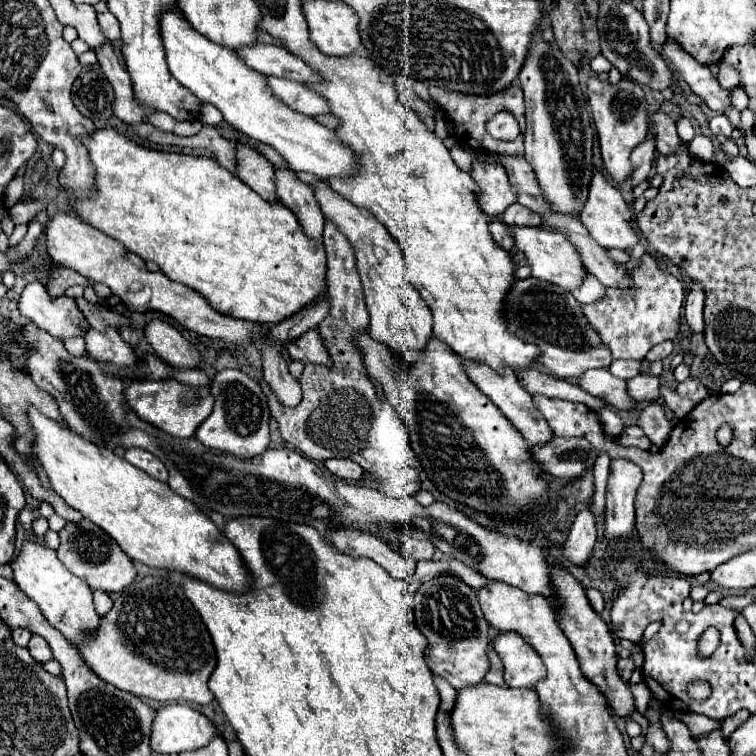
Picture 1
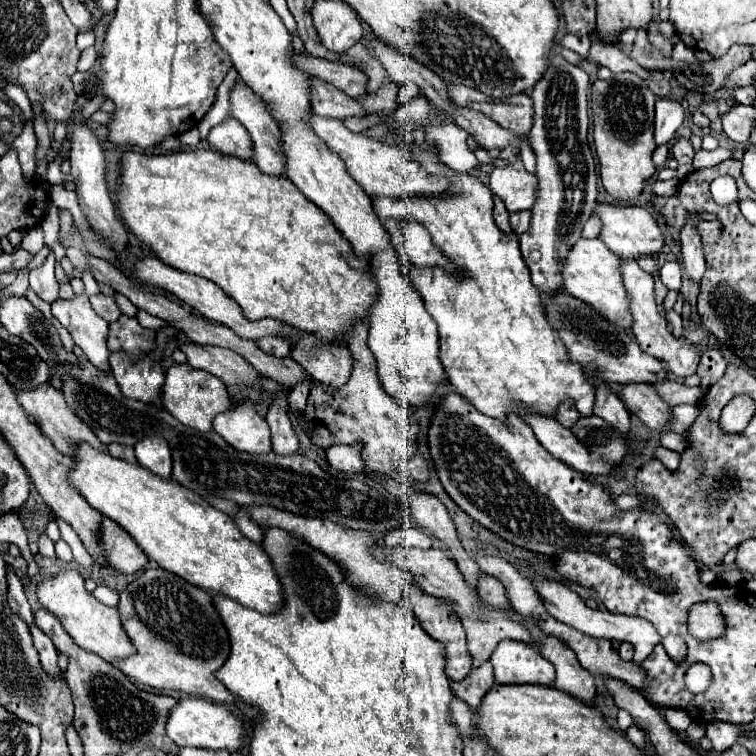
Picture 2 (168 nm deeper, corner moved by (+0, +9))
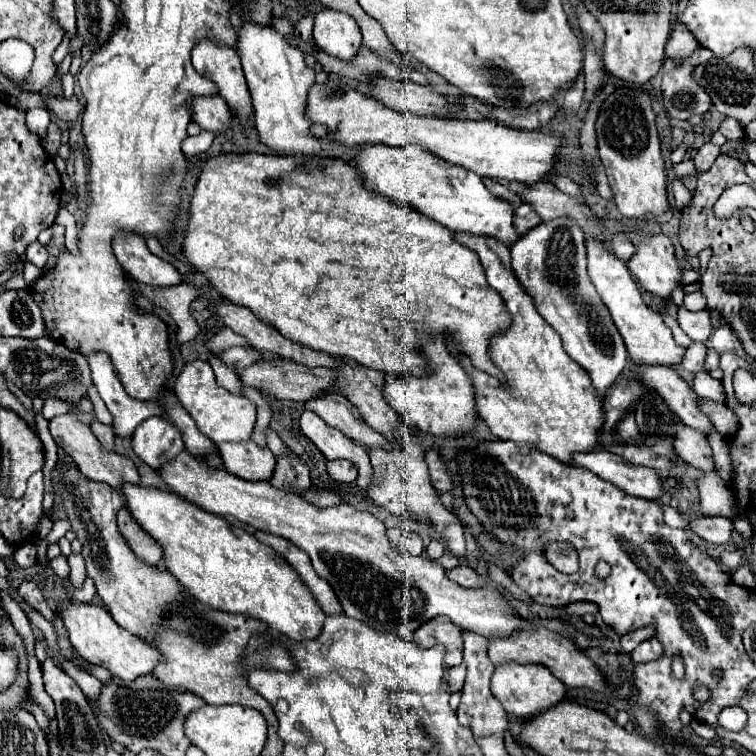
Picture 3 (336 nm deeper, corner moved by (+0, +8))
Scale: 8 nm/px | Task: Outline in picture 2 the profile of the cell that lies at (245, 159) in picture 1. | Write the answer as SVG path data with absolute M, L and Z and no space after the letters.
M229 118L207 134L207 144L225 156L235 156L245 162L253 162L253 142L249 142L249 132L235 118Z

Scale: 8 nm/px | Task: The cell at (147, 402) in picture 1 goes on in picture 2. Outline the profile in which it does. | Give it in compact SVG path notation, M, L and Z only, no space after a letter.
M173 364L171 368L167 368L165 384L161 386L161 394L159 394L159 404L181 424L189 428L197 428L201 432L209 432L213 418L225 408L229 408L229 402L231 398L227 394L227 386L209 372L195 370L189 364L181 364L181 366Z

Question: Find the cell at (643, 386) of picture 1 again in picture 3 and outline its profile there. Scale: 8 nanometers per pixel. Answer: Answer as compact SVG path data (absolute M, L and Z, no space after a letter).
M701 399L701 409L711 417L715 429L723 437L733 435L733 429L737 429L737 415L731 409L725 409L725 403L715 403L715 401Z

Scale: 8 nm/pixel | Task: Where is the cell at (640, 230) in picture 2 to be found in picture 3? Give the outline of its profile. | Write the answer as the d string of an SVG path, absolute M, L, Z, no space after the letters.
M627 229L627 237L631 239L631 243L635 245L635 255L629 259L629 271L637 277L639 285L657 295L657 297L663 297L663 299L671 299L673 291L677 287L685 287L683 279L681 279L681 265L673 253L673 245L669 241L667 235L643 235L639 229Z

